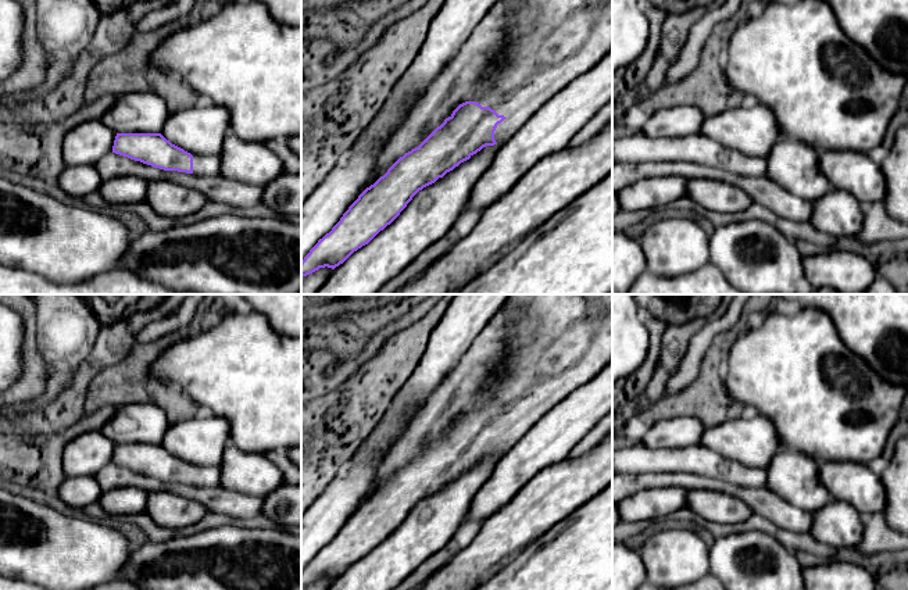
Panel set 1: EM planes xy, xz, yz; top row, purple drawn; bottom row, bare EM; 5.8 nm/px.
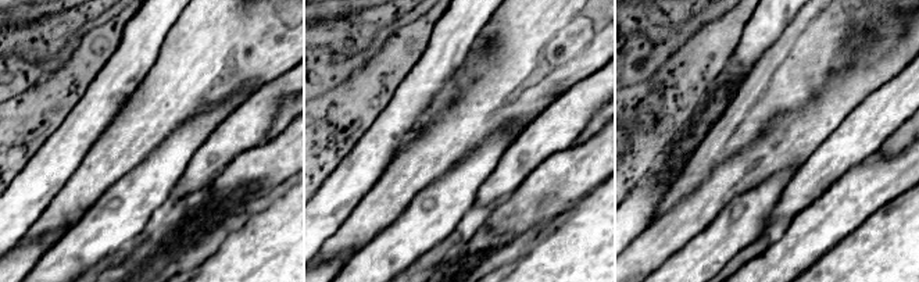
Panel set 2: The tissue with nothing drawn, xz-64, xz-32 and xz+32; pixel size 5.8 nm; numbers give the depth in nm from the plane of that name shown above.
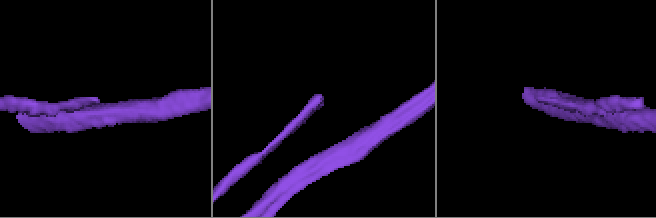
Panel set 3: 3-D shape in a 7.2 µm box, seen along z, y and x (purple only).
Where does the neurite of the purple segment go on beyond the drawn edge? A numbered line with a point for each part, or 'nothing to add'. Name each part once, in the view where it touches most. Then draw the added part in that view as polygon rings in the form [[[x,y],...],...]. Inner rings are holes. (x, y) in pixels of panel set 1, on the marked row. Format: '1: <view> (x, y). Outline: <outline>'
1: xz (554, 42). Outline: [[[507,0],[507,18],[512,32],[511,53],[486,75],[486,89],[472,101],[490,107],[505,119],[497,125],[494,140],[501,147],[544,103],[554,97],[562,87],[596,67],[612,49],[612,0]]]

